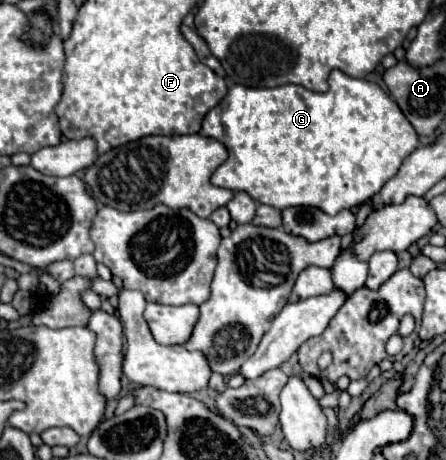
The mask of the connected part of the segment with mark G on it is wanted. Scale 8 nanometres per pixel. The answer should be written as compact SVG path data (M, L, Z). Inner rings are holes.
M332 70L330 78L328 78L328 84L330 84L330 88L326 92L312 92L312 90L308 90L304 86L296 86L296 84L286 84L286 86L276 86L276 88L248 88L248 86L240 86L240 84L232 86L228 90L226 98L206 114L206 118L202 122L202 130L200 130L202 136L210 136L210 138L220 140L230 152L224 166L220 166L214 172L212 184L220 186L220 188L228 188L228 190L244 190L254 200L258 200L262 204L268 204L268 206L274 206L278 210L284 210L288 206L314 206L314 208L324 210L326 214L338 214L340 210L350 210L350 208L356 208L356 206L362 206L362 204L370 202L370 198L374 194L378 194L380 188L396 174L402 160L420 146L418 134L416 134L414 126L408 122L408 118L402 114L398 104L376 82L350 78L342 70Z

